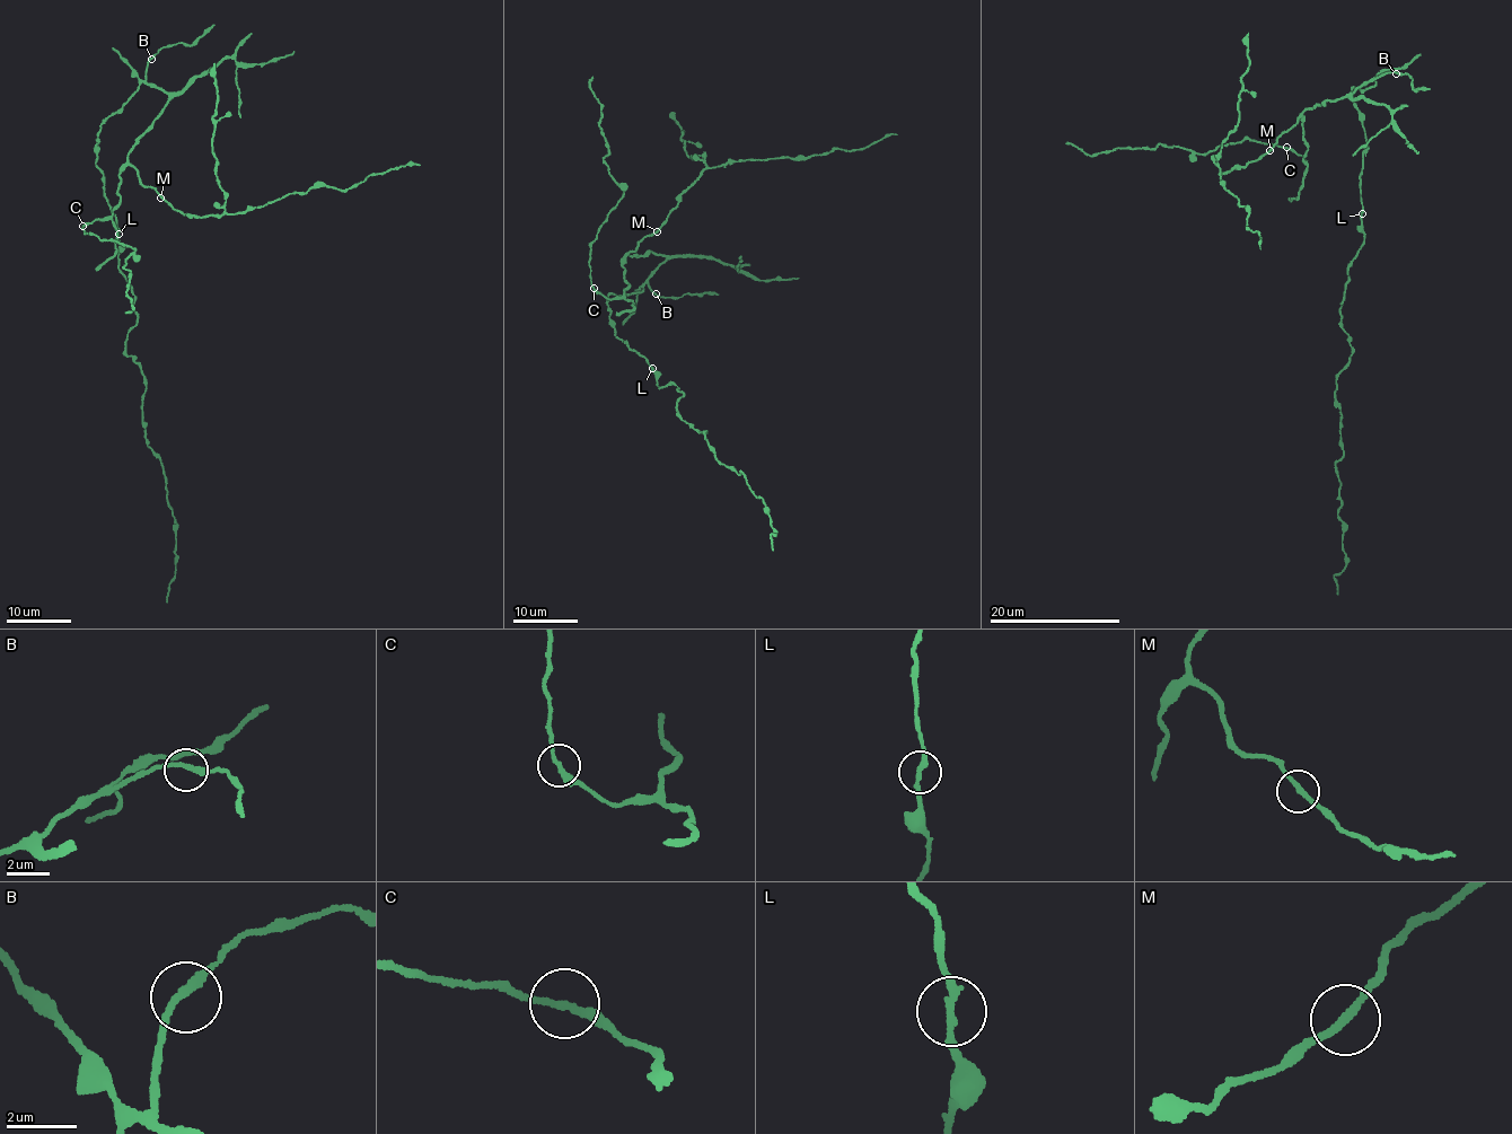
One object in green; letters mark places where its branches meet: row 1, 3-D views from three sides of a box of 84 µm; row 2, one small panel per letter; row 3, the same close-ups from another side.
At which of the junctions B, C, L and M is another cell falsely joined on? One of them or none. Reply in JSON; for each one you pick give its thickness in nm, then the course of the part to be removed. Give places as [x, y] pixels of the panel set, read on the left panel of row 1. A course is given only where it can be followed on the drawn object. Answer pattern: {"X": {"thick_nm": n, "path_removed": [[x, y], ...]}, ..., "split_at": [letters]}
{"split_at": []}

